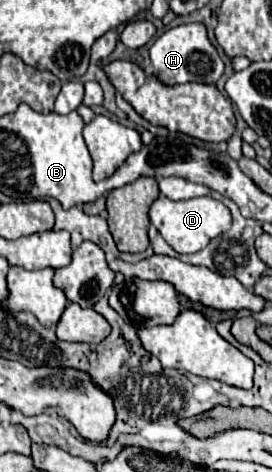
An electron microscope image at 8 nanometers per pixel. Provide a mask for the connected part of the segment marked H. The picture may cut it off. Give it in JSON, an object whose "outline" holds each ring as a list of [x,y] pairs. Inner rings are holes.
{"outline":[[[181,24],[177,28],[163,32],[149,48],[149,58],[153,64],[153,74],[163,84],[185,84],[185,82],[215,84],[223,74],[223,60],[209,42],[203,24]]]}

